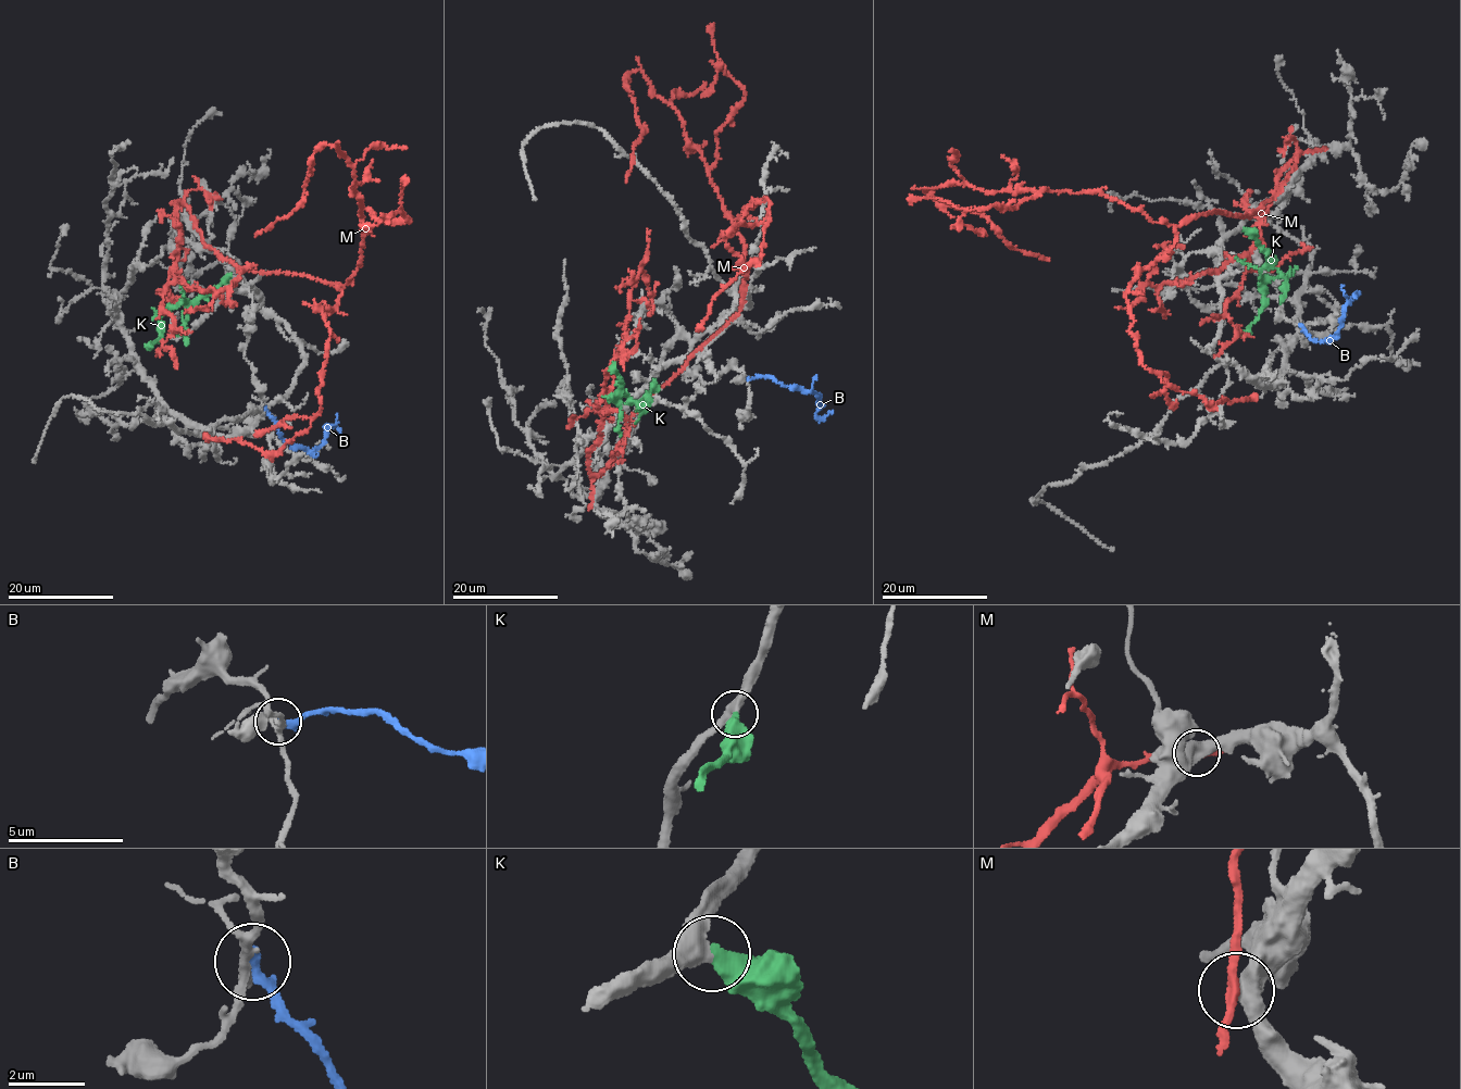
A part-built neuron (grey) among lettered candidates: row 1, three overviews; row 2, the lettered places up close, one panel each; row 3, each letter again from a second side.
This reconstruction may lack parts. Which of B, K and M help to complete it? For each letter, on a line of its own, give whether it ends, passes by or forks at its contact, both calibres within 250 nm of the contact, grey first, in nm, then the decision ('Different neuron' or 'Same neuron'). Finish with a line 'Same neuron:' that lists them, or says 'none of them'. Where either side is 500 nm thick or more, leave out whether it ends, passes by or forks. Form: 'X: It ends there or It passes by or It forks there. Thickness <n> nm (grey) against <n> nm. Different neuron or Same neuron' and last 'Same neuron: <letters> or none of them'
B: It ends there. Thickness 240 nm (grey) against 320 nm. Different neuron
K: It ends there. Thickness 400 nm (grey) against 440 nm. Same neuron
M: Thickness 500 nm (grey) against 220 nm. Different neuron
Same neuron: K

